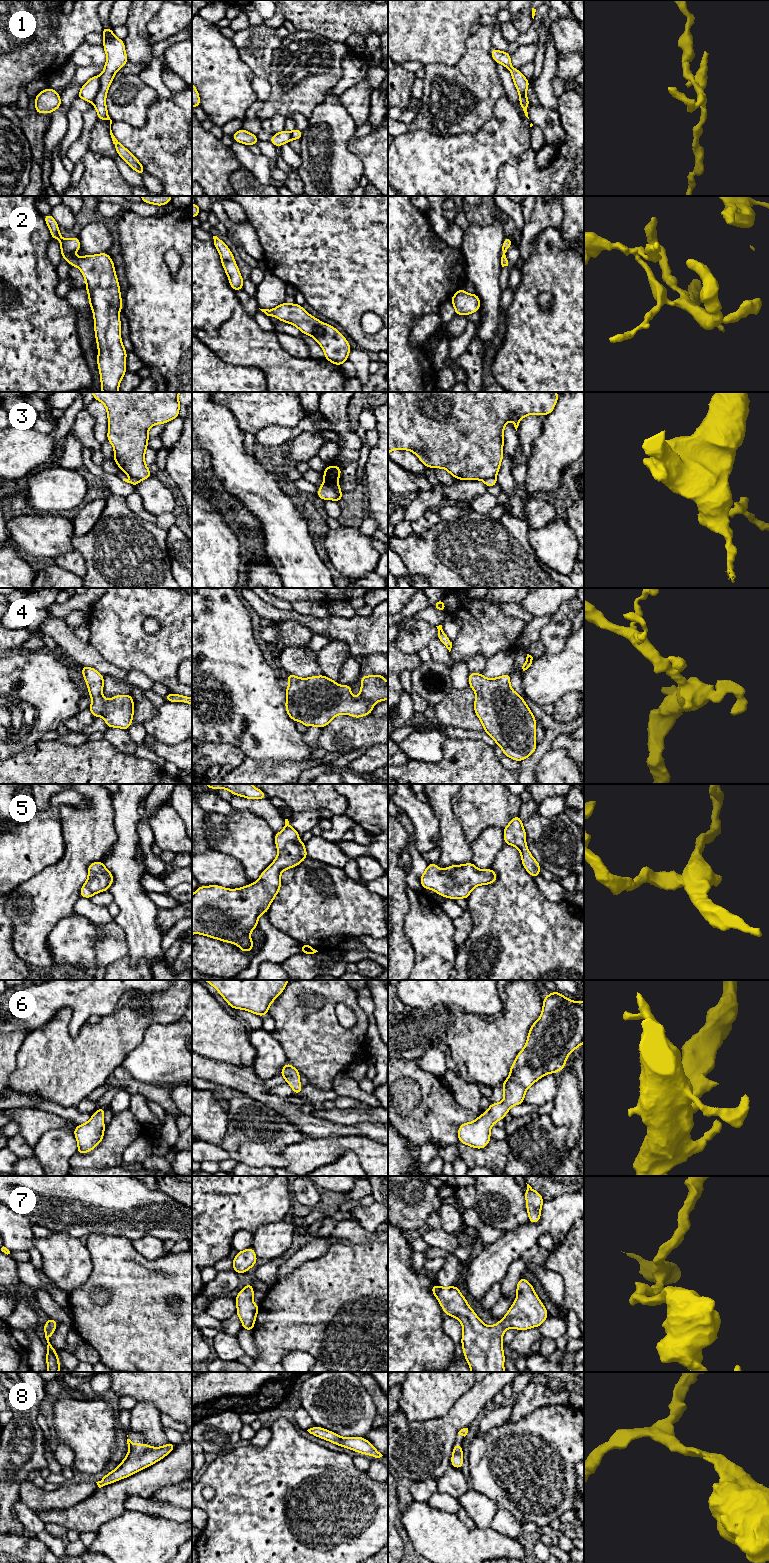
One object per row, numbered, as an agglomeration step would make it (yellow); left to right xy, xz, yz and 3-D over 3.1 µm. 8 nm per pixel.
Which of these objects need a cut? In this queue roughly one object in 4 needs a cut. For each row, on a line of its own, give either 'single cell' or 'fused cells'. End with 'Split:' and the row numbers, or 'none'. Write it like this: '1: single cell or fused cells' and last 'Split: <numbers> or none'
1: fused cells
2: single cell
3: fused cells
4: single cell
5: single cell
6: single cell
7: single cell
8: single cell
Split: 1, 3

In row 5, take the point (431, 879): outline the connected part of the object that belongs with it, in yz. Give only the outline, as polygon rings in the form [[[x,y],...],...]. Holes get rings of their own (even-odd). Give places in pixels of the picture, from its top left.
[[[472,862],[450,865],[440,870],[436,863],[429,863],[420,877],[423,889],[434,890],[449,899],[468,899],[470,892],[479,885],[489,885],[497,880],[492,868],[479,870]]]

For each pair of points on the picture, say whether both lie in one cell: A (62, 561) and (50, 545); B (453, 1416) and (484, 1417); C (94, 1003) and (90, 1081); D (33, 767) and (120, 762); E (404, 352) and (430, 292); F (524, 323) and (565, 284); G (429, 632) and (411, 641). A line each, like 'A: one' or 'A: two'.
A: two
B: two
C: two
D: one
E: one
F: one
G: one

